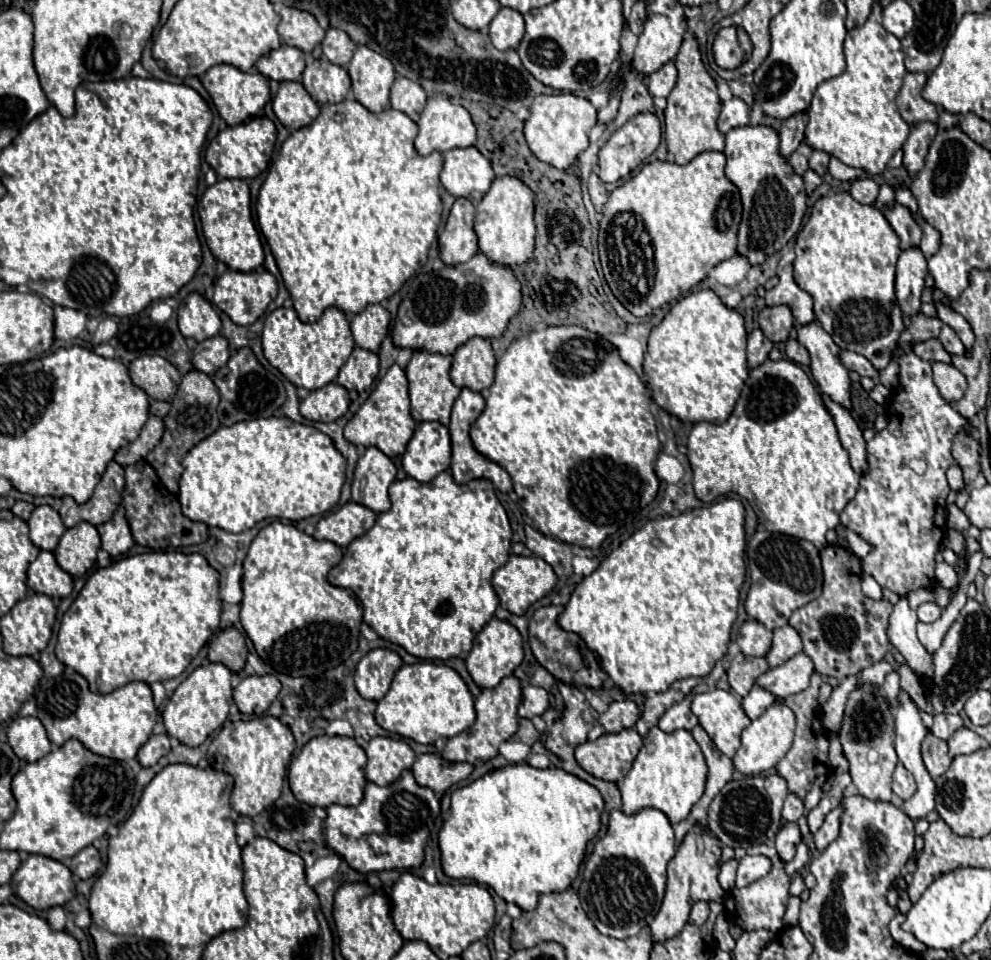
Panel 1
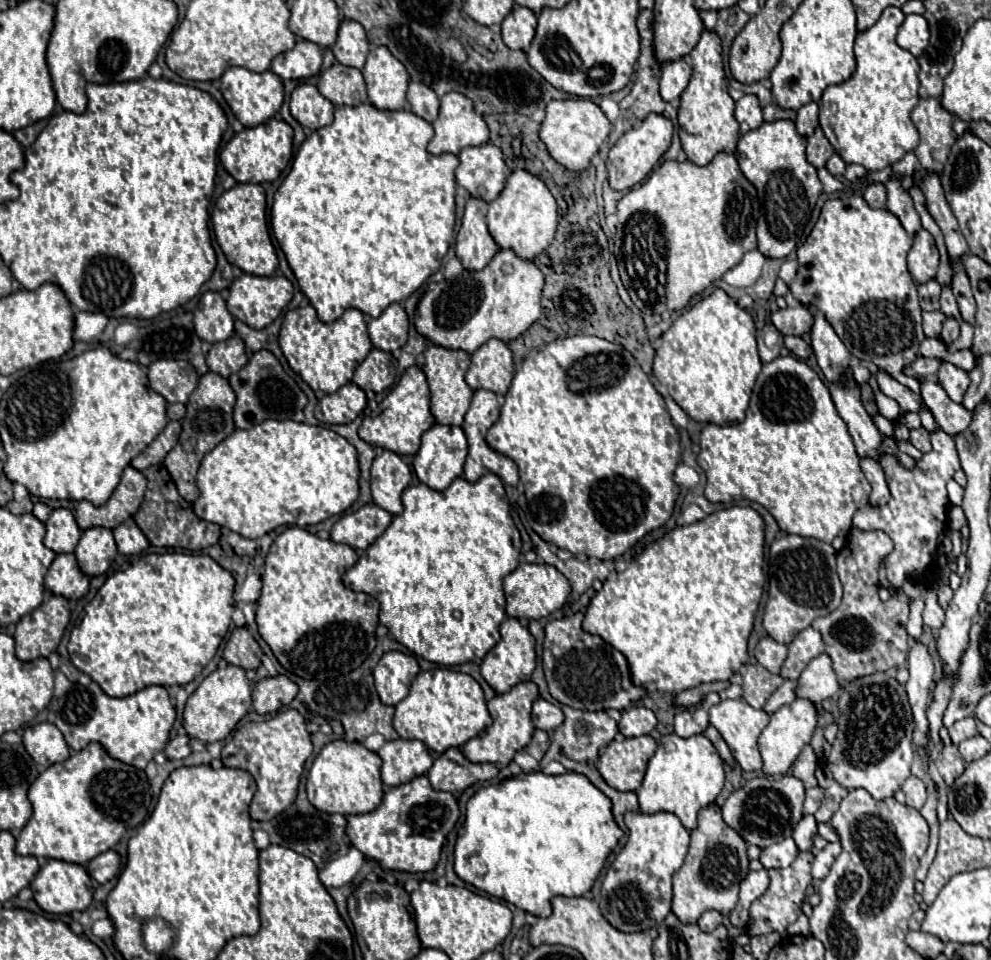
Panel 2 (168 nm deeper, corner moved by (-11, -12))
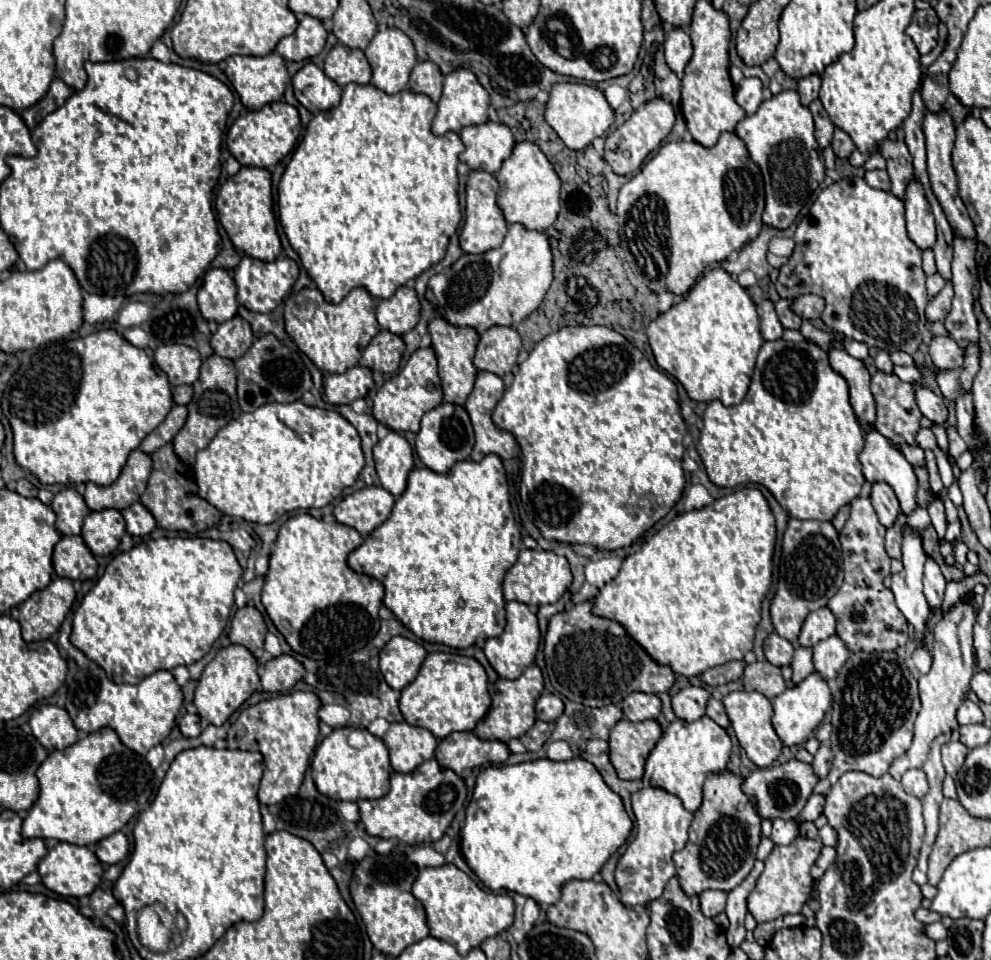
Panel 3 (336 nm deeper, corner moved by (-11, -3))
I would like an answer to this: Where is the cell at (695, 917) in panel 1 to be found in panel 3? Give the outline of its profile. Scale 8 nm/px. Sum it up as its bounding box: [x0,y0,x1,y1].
[699,890,727,918]

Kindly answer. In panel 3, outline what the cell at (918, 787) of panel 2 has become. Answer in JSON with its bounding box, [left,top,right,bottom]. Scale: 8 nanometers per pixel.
[901,770,929,798]

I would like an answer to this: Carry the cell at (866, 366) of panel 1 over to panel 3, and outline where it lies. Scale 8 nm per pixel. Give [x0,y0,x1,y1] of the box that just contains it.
[915,388,949,424]

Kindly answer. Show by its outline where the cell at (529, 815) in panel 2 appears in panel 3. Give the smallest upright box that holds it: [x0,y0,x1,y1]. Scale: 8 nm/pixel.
[461,758,633,906]

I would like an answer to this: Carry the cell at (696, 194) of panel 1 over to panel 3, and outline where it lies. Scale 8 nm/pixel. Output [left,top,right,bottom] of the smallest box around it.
[617,132,765,294]

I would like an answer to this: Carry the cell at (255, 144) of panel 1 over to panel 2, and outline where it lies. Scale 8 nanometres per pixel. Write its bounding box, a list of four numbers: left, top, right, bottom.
[219,117,293,183]

